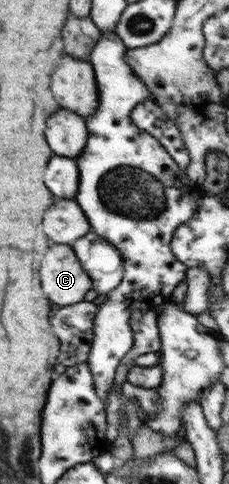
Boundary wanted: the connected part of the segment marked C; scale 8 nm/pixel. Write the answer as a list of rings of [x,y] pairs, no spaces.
[[[52,244],[52,254],[44,258],[42,266],[44,270],[40,270],[40,274],[44,274],[44,294],[48,294],[48,300],[58,306],[66,307],[83,302],[86,293],[93,288],[92,278],[79,261],[75,250],[67,244]]]

